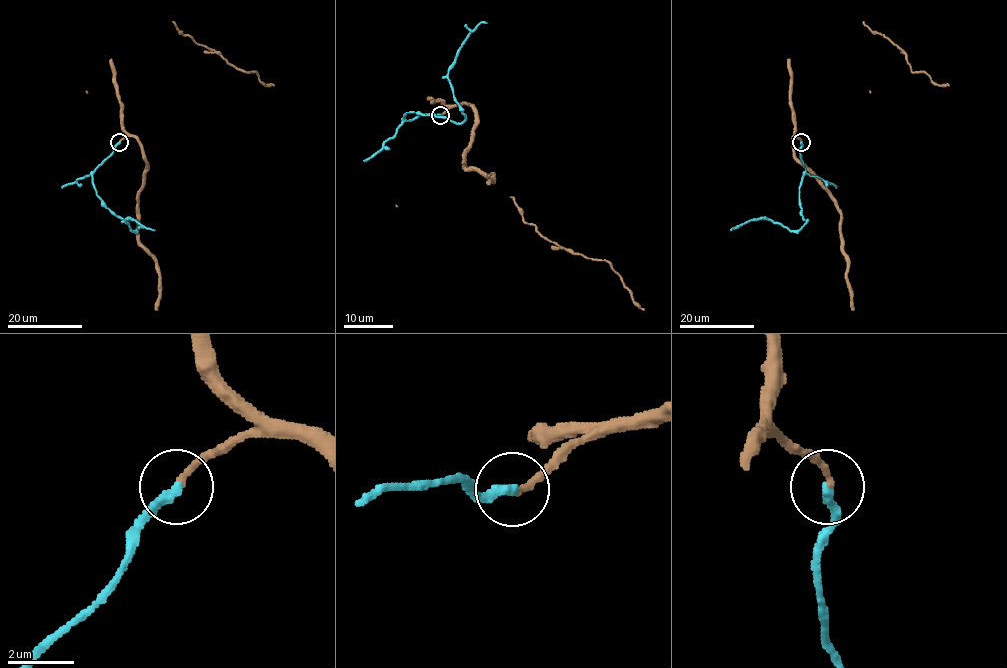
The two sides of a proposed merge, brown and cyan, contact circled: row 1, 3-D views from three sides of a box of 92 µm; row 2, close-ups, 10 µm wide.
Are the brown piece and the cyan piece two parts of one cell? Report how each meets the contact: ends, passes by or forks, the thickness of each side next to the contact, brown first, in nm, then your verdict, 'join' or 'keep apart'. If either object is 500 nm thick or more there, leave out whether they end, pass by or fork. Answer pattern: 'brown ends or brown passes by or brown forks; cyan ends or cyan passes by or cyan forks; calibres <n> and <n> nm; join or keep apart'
brown ends; cyan ends; calibres 190 and 320 nm; join

